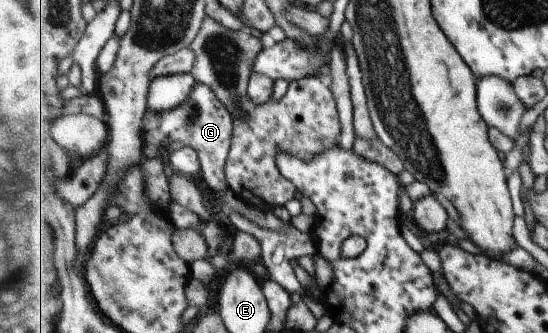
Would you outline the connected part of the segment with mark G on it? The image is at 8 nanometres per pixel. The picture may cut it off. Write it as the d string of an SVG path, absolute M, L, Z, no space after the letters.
M197 83L193 93L182 106L172 111L162 111L160 114L146 111L142 127L143 152L146 158L167 157L168 159L168 155L172 153L168 150L169 146L173 142L182 143L184 147L195 148L198 151L202 163L201 174L210 189L214 192L229 189L225 167L233 142L233 115L218 99L217 93L206 83Z

